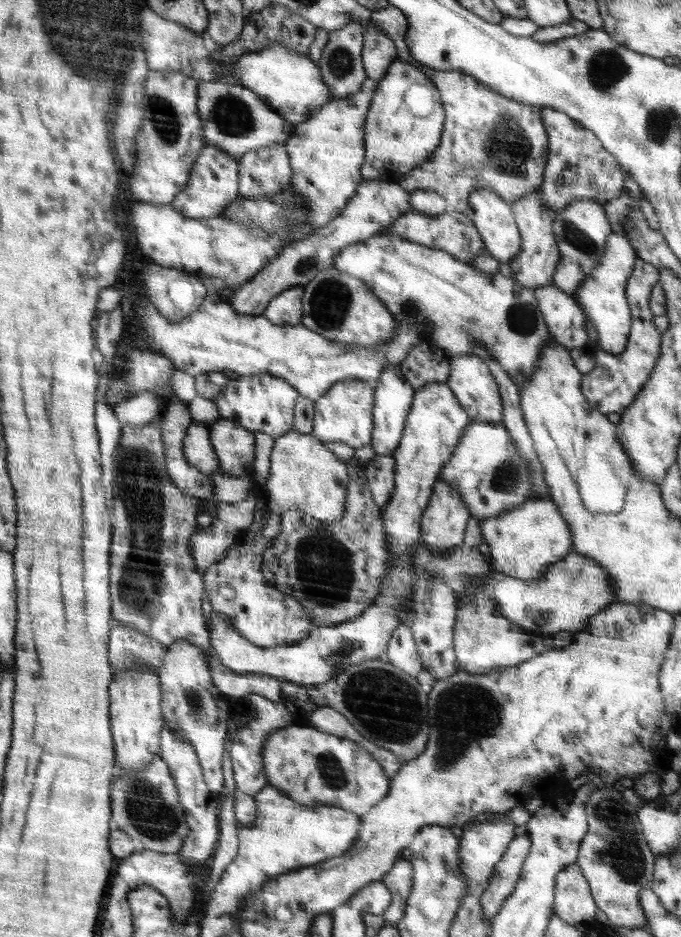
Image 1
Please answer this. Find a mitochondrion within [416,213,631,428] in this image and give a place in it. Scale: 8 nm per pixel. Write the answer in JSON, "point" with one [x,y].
{"point":[521,317]}

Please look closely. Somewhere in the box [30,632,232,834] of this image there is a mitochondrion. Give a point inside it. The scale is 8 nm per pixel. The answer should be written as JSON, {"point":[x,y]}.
{"point":[197,709]}

